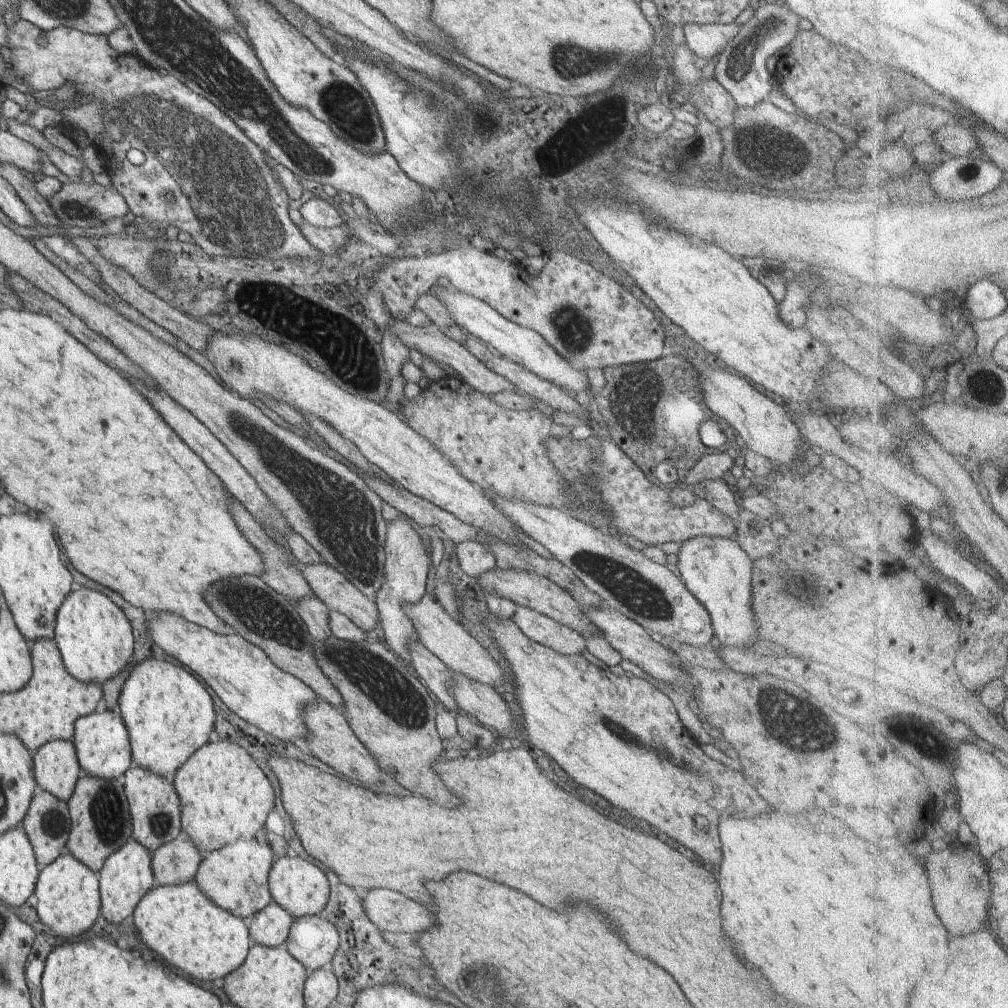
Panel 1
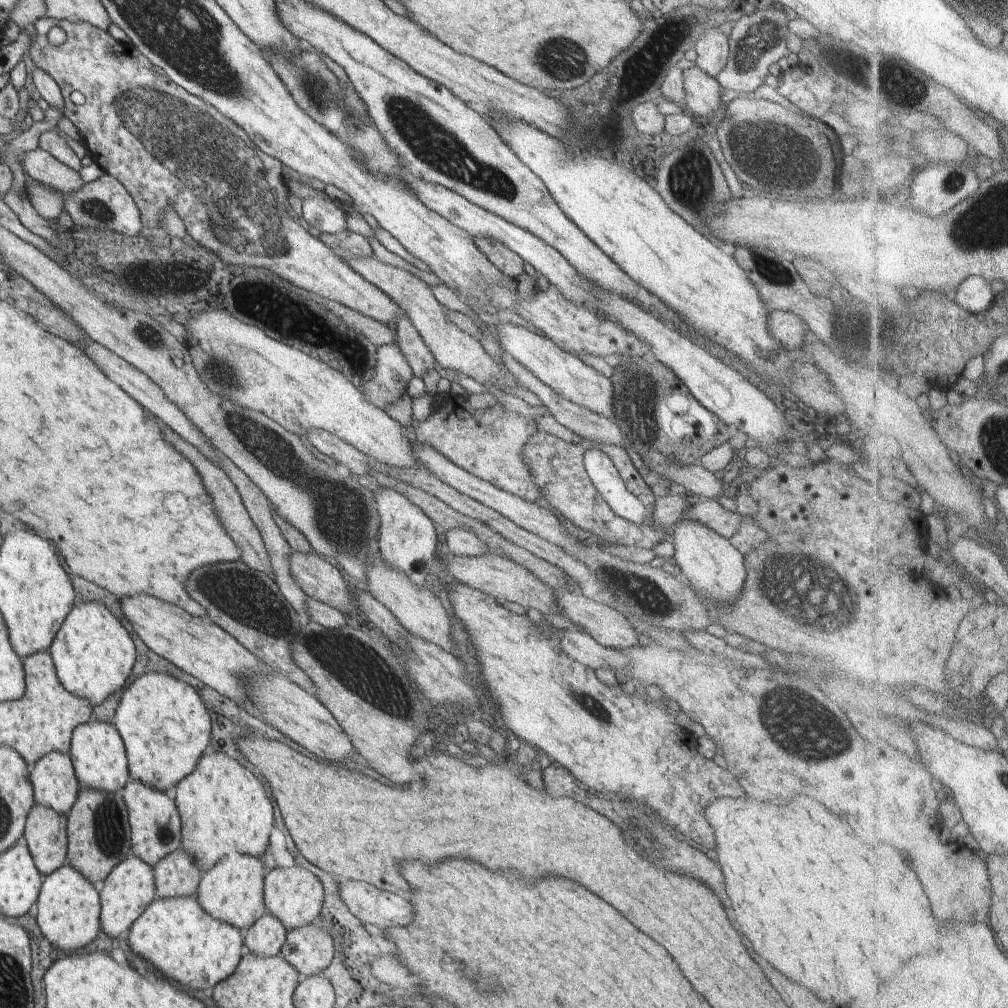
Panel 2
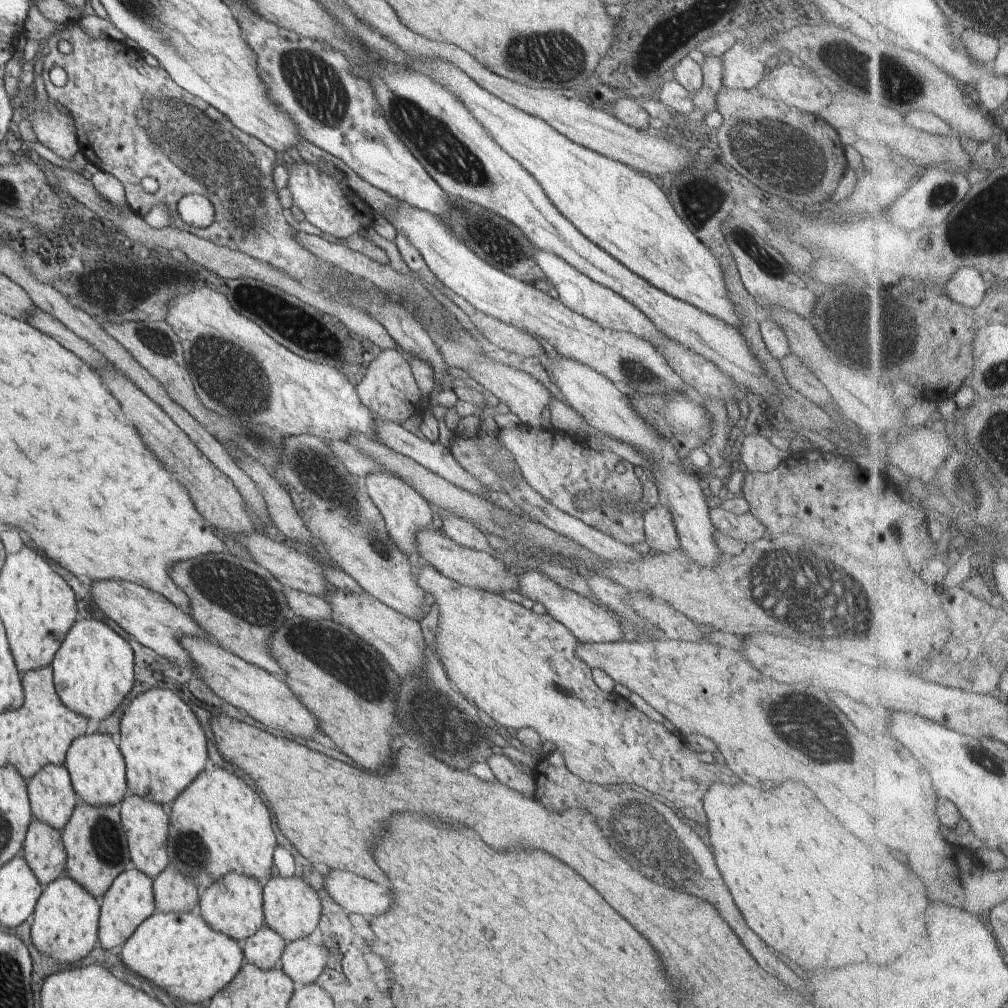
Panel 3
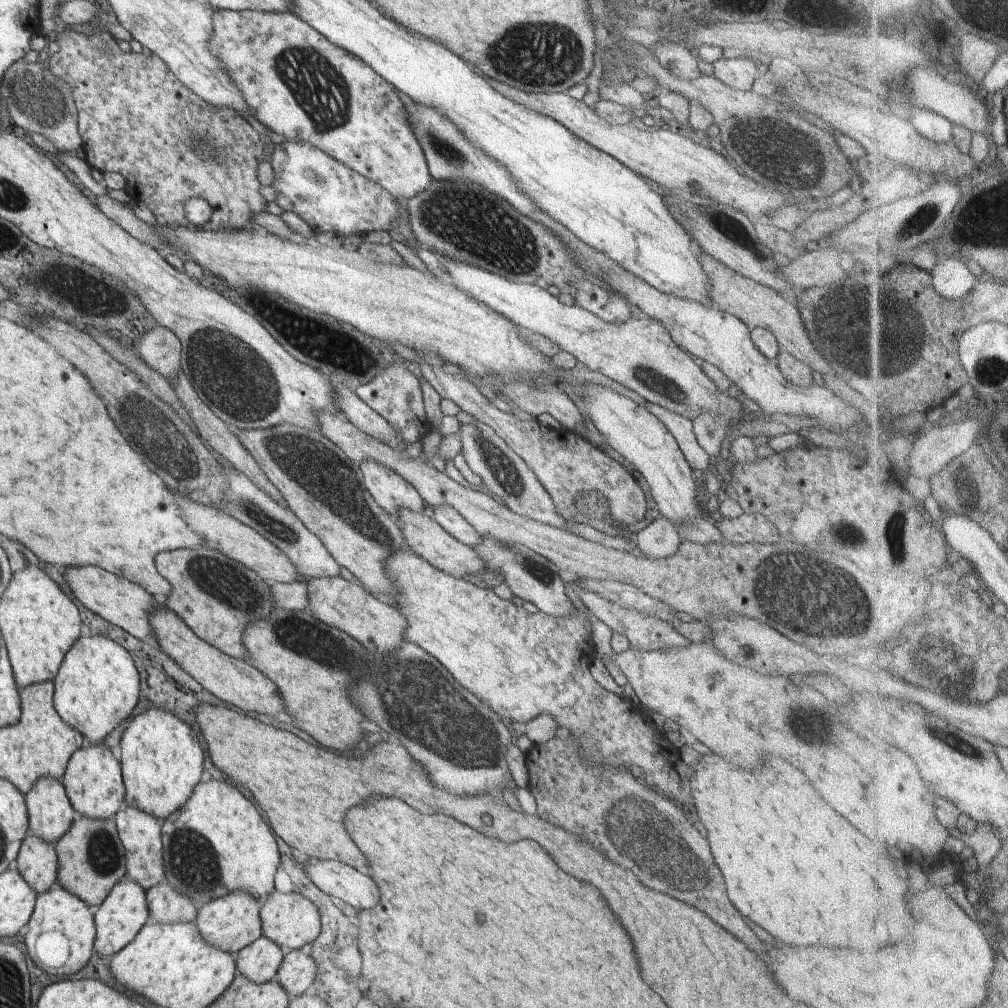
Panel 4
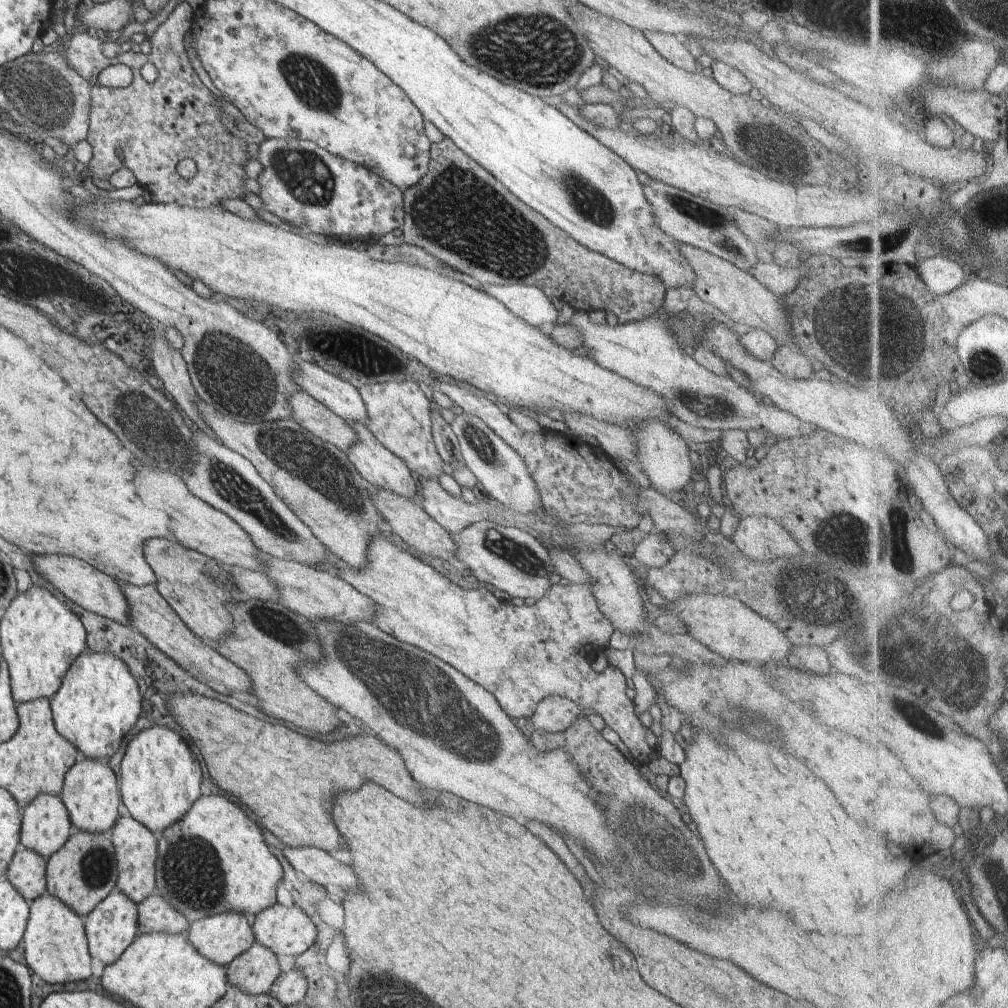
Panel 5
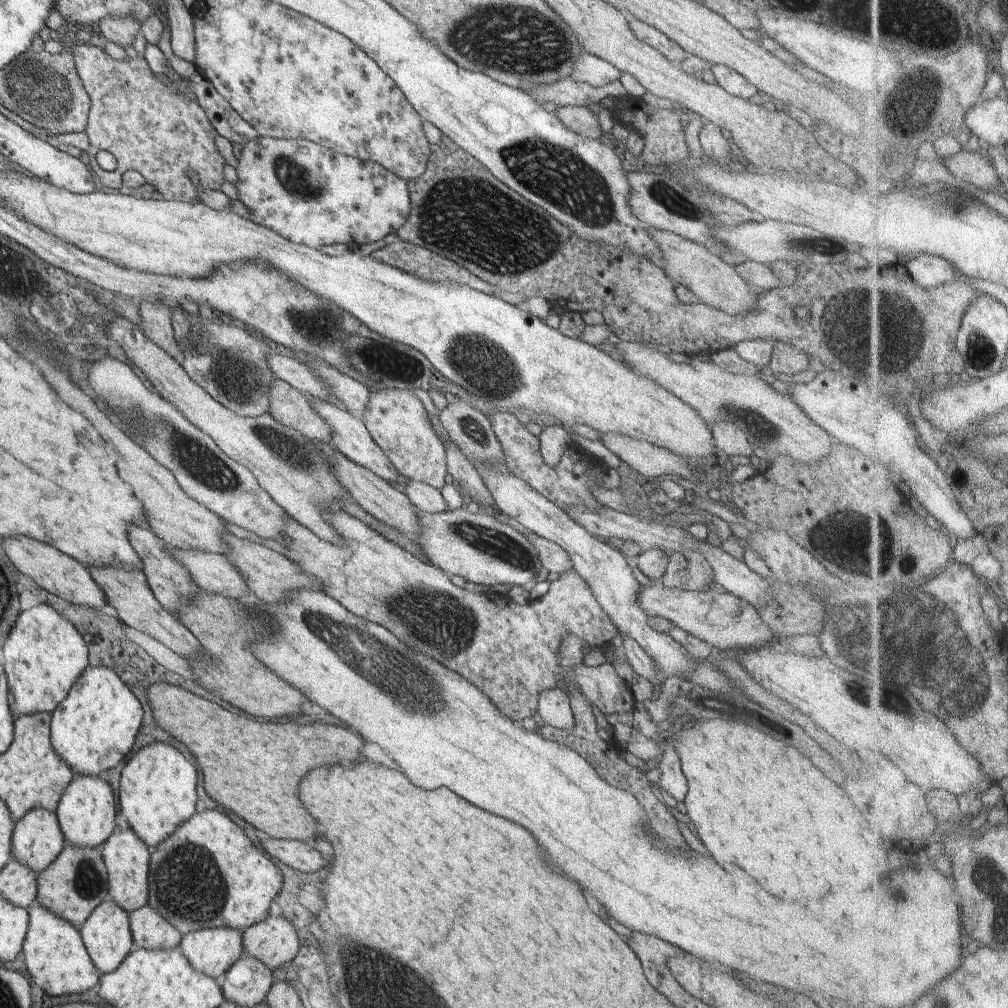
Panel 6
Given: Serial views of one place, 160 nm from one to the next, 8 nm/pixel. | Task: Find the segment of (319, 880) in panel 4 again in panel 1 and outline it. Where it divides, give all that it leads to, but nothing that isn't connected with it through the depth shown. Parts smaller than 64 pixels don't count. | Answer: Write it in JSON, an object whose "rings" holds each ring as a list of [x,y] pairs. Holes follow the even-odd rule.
{"rings":[[[385,888],[361,892],[361,900],[368,918],[381,930],[418,934],[432,926],[431,908],[413,898]]]}

